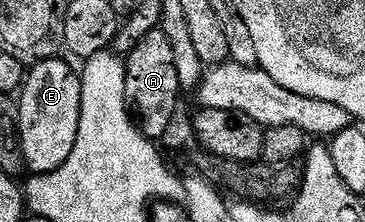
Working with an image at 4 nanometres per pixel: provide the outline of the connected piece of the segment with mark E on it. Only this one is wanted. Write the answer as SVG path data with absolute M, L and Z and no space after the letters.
M62 57L46 59L42 63L33 64L32 70L24 80L18 104L18 128L22 138L22 152L26 158L26 166L34 175L46 175L50 171L60 169L64 161L72 153L76 145L76 133L80 129L80 93L82 92L81 78L73 71Z

